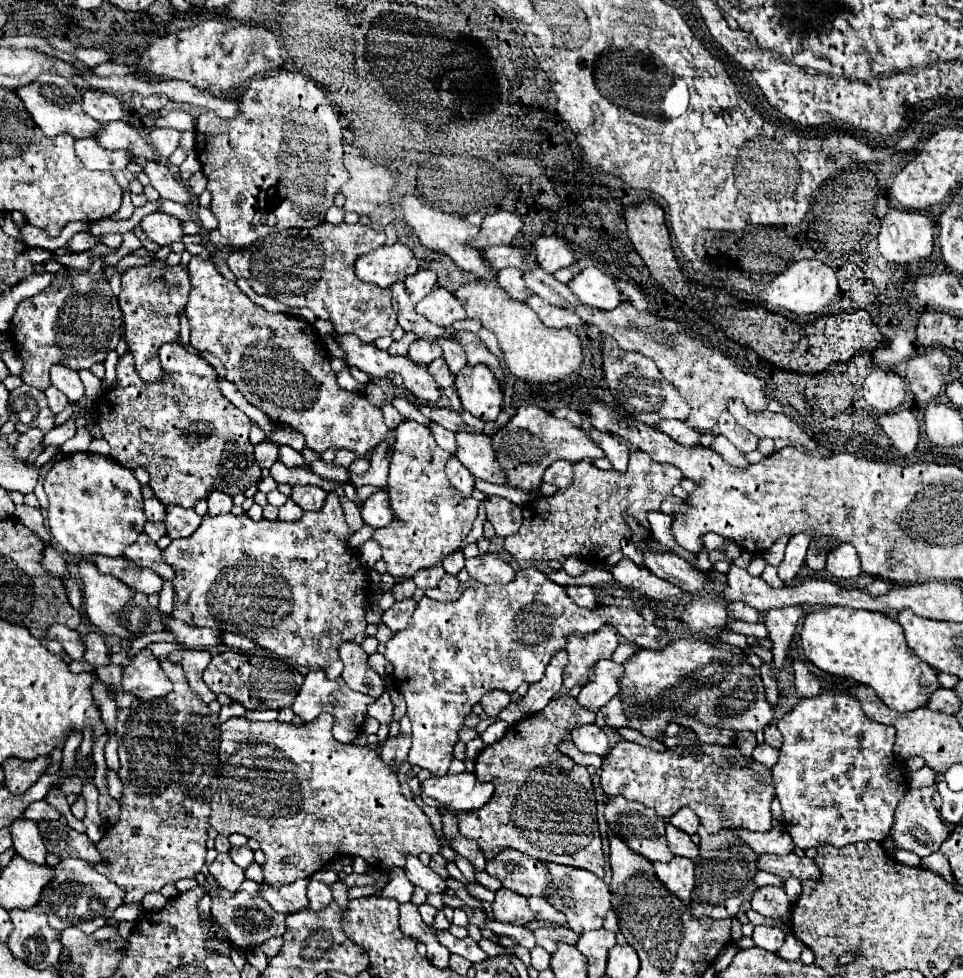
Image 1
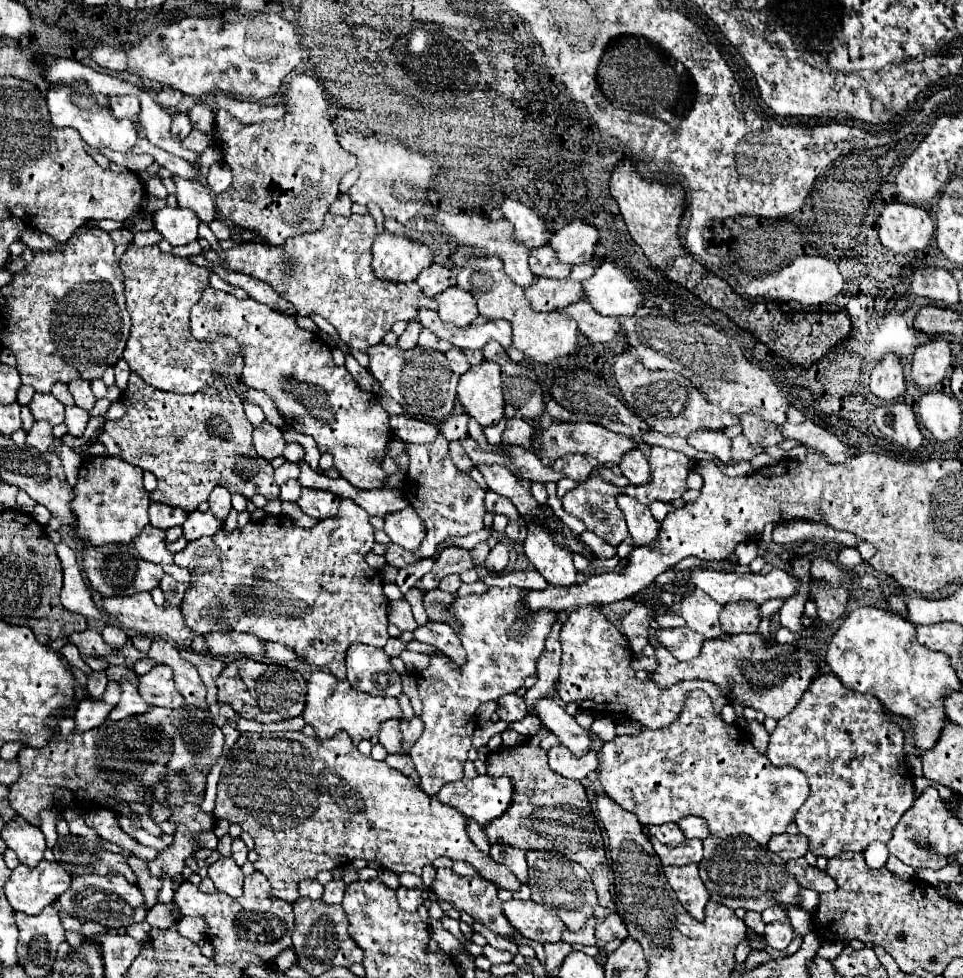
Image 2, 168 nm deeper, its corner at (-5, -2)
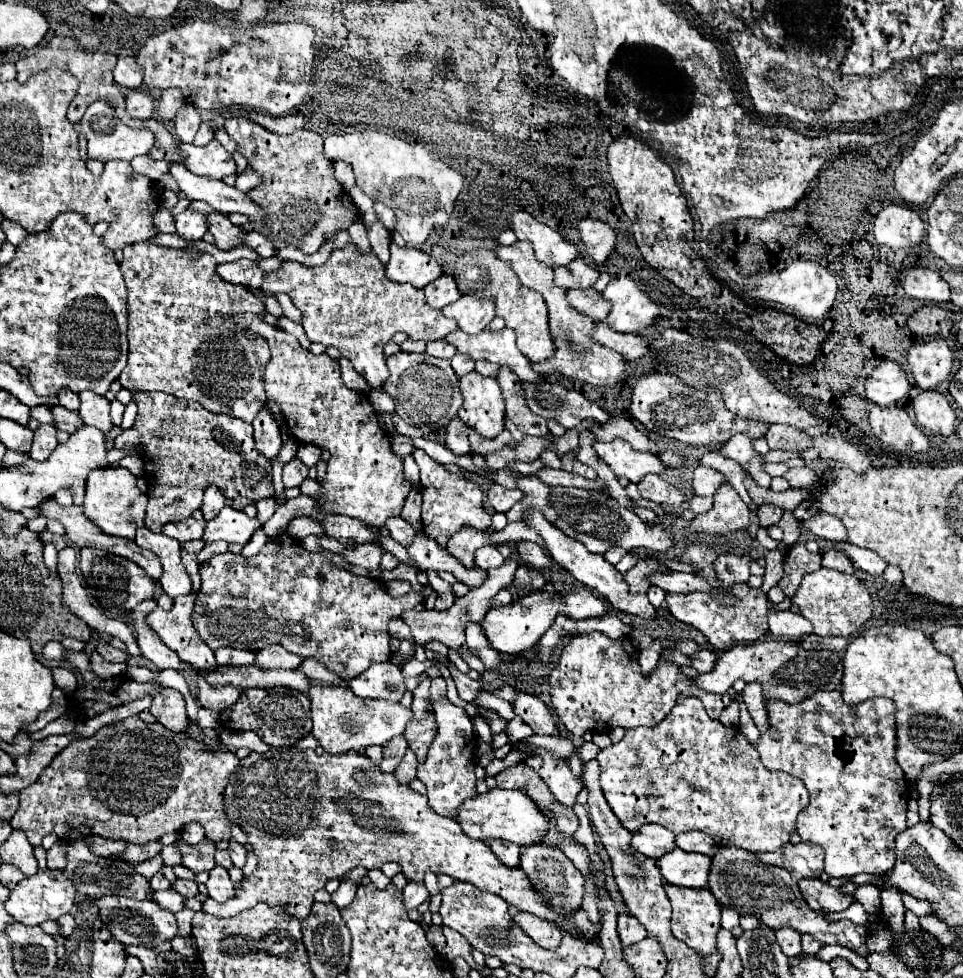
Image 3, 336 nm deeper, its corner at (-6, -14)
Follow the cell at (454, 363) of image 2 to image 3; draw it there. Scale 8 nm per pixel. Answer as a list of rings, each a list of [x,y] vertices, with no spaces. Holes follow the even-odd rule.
[[[457,353],[457,355],[451,359],[451,367],[455,369],[455,373],[457,373],[459,377],[463,377],[463,375],[467,375],[467,373],[471,373],[471,371],[475,369],[475,361],[471,361],[467,355]]]

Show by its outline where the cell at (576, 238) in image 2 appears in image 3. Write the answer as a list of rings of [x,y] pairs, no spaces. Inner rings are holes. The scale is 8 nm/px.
[[[593,217],[579,221],[579,233],[581,233],[585,253],[595,263],[603,263],[617,241],[615,229],[609,223],[605,223],[601,219],[593,219]]]

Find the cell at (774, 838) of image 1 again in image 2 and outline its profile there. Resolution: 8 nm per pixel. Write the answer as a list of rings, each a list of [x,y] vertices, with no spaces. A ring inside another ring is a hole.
[[[782,833],[782,835],[774,835],[770,841],[768,841],[768,849],[776,855],[780,855],[784,861],[788,859],[798,859],[798,857],[804,857],[806,851],[808,851],[808,839],[804,835],[788,835],[788,833]]]

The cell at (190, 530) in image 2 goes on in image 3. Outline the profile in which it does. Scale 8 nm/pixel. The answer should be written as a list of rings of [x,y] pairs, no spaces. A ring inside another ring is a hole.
[[[225,505],[223,511],[219,511],[219,515],[207,523],[203,541],[205,543],[207,541],[219,541],[219,529],[225,529],[225,541],[227,543],[247,545],[259,527],[263,527],[263,523],[257,517],[251,519],[245,513],[239,513],[239,511],[231,509],[229,505]]]

